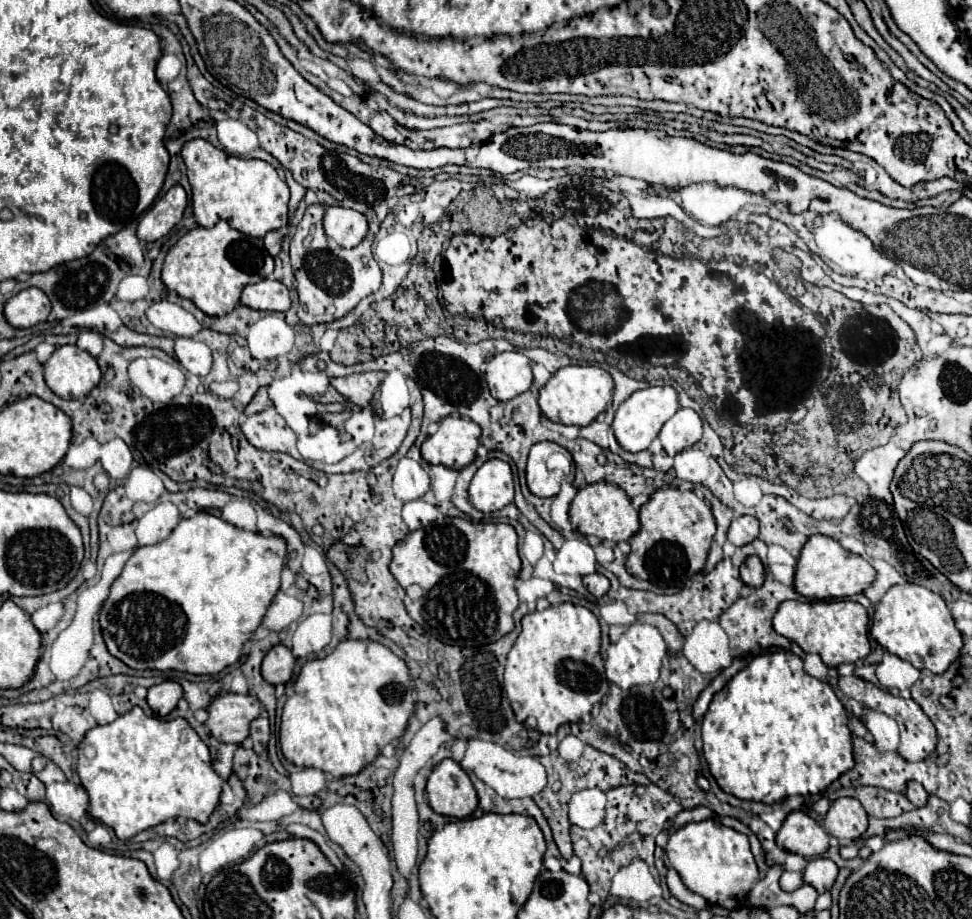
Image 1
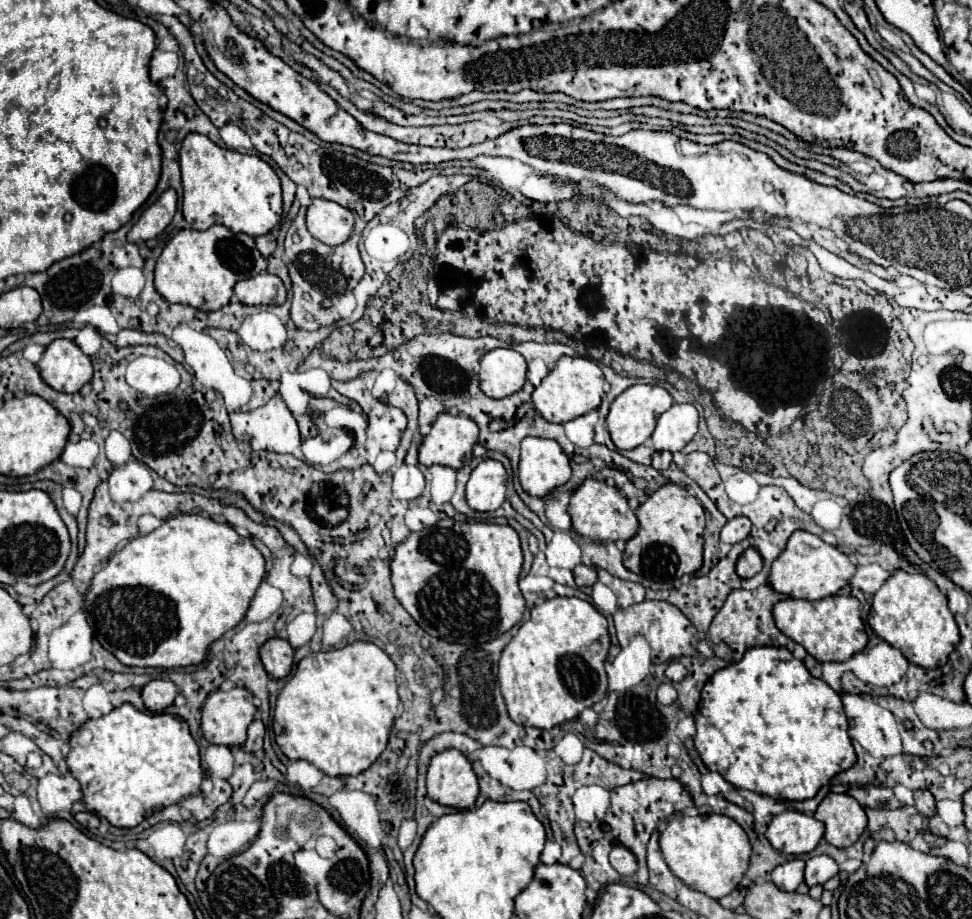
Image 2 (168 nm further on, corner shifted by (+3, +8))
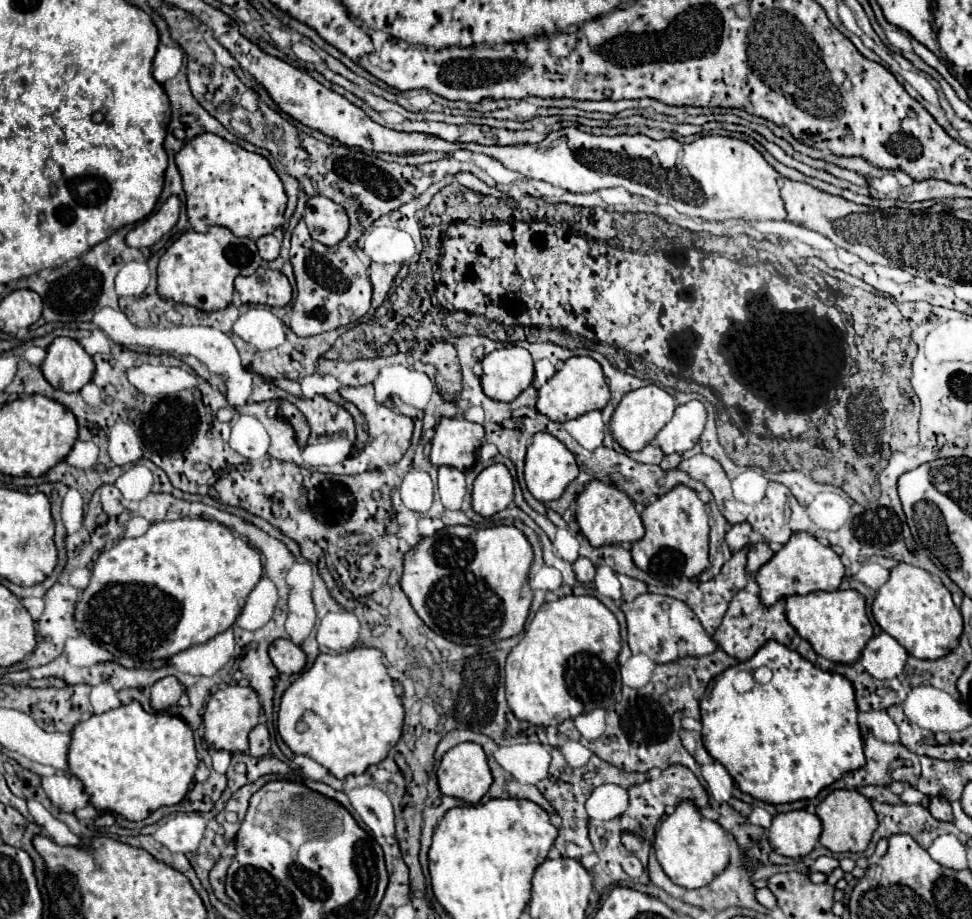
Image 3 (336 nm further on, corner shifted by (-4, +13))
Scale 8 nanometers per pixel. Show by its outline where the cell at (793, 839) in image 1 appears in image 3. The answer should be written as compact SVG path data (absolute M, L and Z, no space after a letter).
M791 810L773 818L767 836L775 852L789 858L801 858L815 848L821 832L823 824L817 814L807 810Z

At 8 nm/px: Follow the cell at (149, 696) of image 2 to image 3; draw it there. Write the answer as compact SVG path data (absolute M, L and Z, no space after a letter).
M175 676L161 678L151 686L151 706L153 706L153 710L163 712L169 706L177 704L181 694L183 694L183 686Z

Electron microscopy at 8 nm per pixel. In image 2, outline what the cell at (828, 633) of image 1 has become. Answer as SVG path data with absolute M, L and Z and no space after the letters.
M832 595L820 601L806 601L806 599L782 599L776 603L774 609L776 625L780 631L800 643L816 661L846 661L854 653L866 647L868 637L864 631L864 623L860 617L860 601L856 597Z

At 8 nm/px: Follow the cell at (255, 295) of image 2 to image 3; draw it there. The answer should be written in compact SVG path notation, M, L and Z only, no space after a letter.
M263 264L251 276L237 276L235 290L243 304L267 304L267 306L287 306L291 302L293 290L283 272L271 270Z

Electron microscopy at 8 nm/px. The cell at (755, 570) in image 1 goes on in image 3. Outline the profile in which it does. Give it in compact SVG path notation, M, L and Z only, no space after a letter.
M765 542L753 544L749 548L749 554L747 554L747 572L755 574L763 564L767 564L771 560L771 556L773 556L773 552Z

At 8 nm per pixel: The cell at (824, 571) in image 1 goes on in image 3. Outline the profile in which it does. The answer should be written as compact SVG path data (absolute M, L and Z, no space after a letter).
M795 532L791 540L757 572L757 582L759 582L759 598L765 606L775 604L783 596L793 596L793 594L809 594L817 590L833 592L839 588L841 580L845 576L845 566L839 558L839 554L833 552L831 546L821 544L815 536L807 532Z

